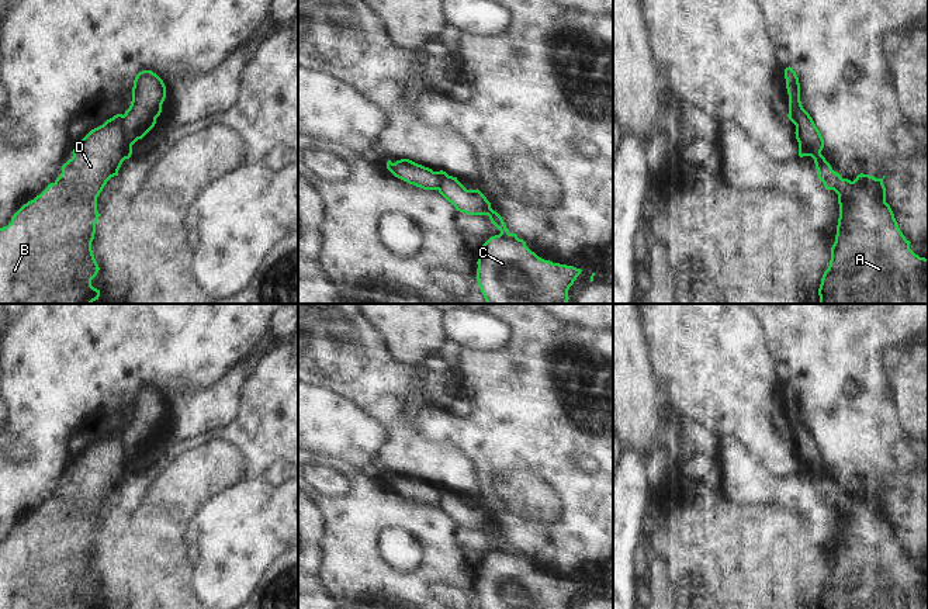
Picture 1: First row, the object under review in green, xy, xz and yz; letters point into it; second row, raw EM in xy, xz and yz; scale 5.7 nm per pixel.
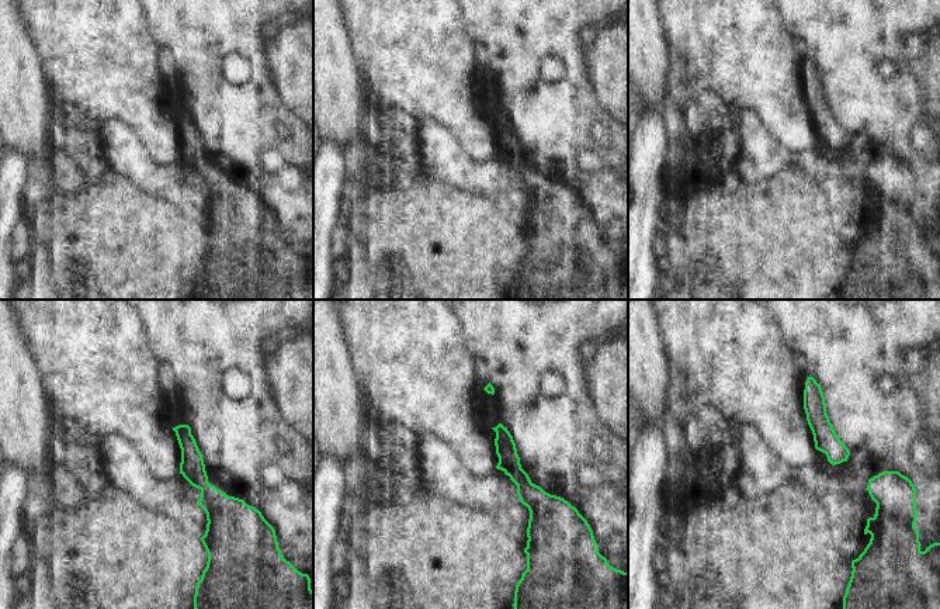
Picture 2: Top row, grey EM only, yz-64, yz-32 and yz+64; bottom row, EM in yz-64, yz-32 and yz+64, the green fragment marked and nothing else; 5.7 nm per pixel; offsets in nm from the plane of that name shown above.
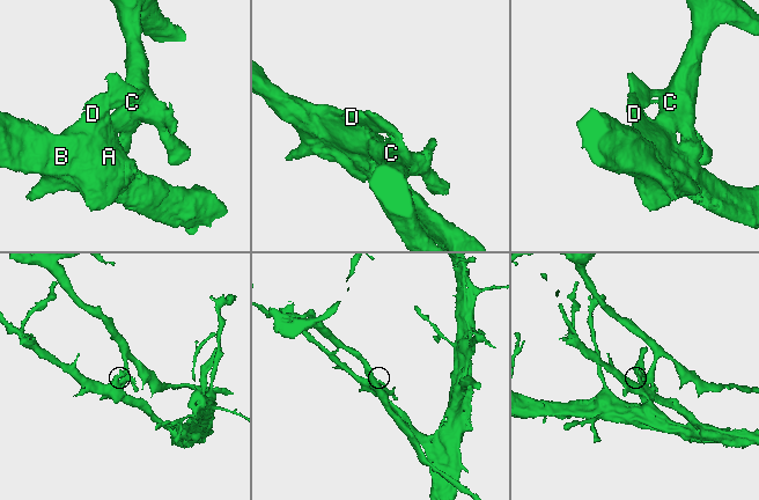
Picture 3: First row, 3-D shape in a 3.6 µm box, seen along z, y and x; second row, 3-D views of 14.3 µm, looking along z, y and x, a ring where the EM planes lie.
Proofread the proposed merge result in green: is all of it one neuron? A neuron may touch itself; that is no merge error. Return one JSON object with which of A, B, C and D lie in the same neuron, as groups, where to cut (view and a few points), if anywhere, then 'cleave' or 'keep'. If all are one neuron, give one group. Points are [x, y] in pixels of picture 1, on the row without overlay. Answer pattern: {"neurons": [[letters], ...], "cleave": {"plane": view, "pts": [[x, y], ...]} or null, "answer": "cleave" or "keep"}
{"neurons": [["A", "B", "D"], ["C"]], "cleave": {"plane": "yz", "pts": [[852, 497], [879, 516], [886, 518]]}, "answer": "cleave"}

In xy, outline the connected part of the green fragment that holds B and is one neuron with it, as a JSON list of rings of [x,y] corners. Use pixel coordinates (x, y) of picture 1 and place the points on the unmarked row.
[[[122,429],[91,444],[72,468],[60,491],[24,519],[7,541],[0,543],[0,609],[100,609],[91,601],[100,585],[91,557],[101,530],[97,527],[97,512],[132,470]]]

